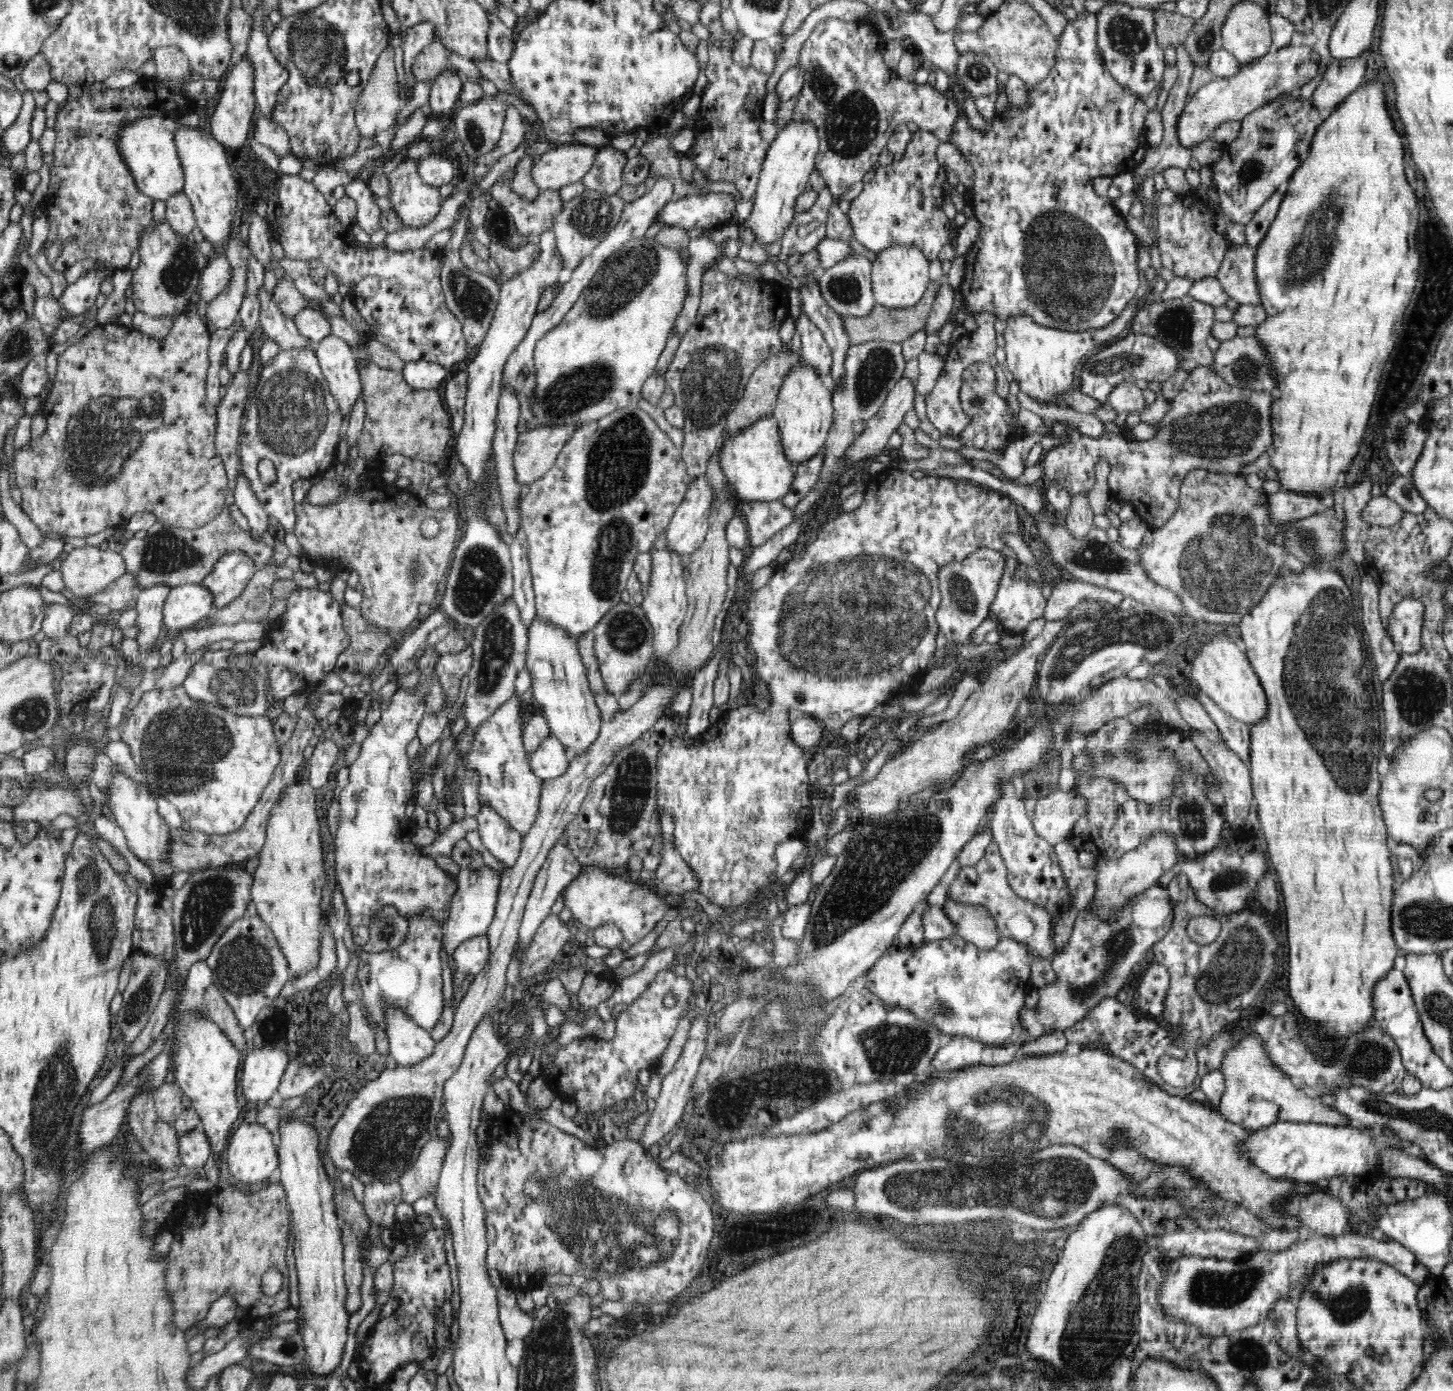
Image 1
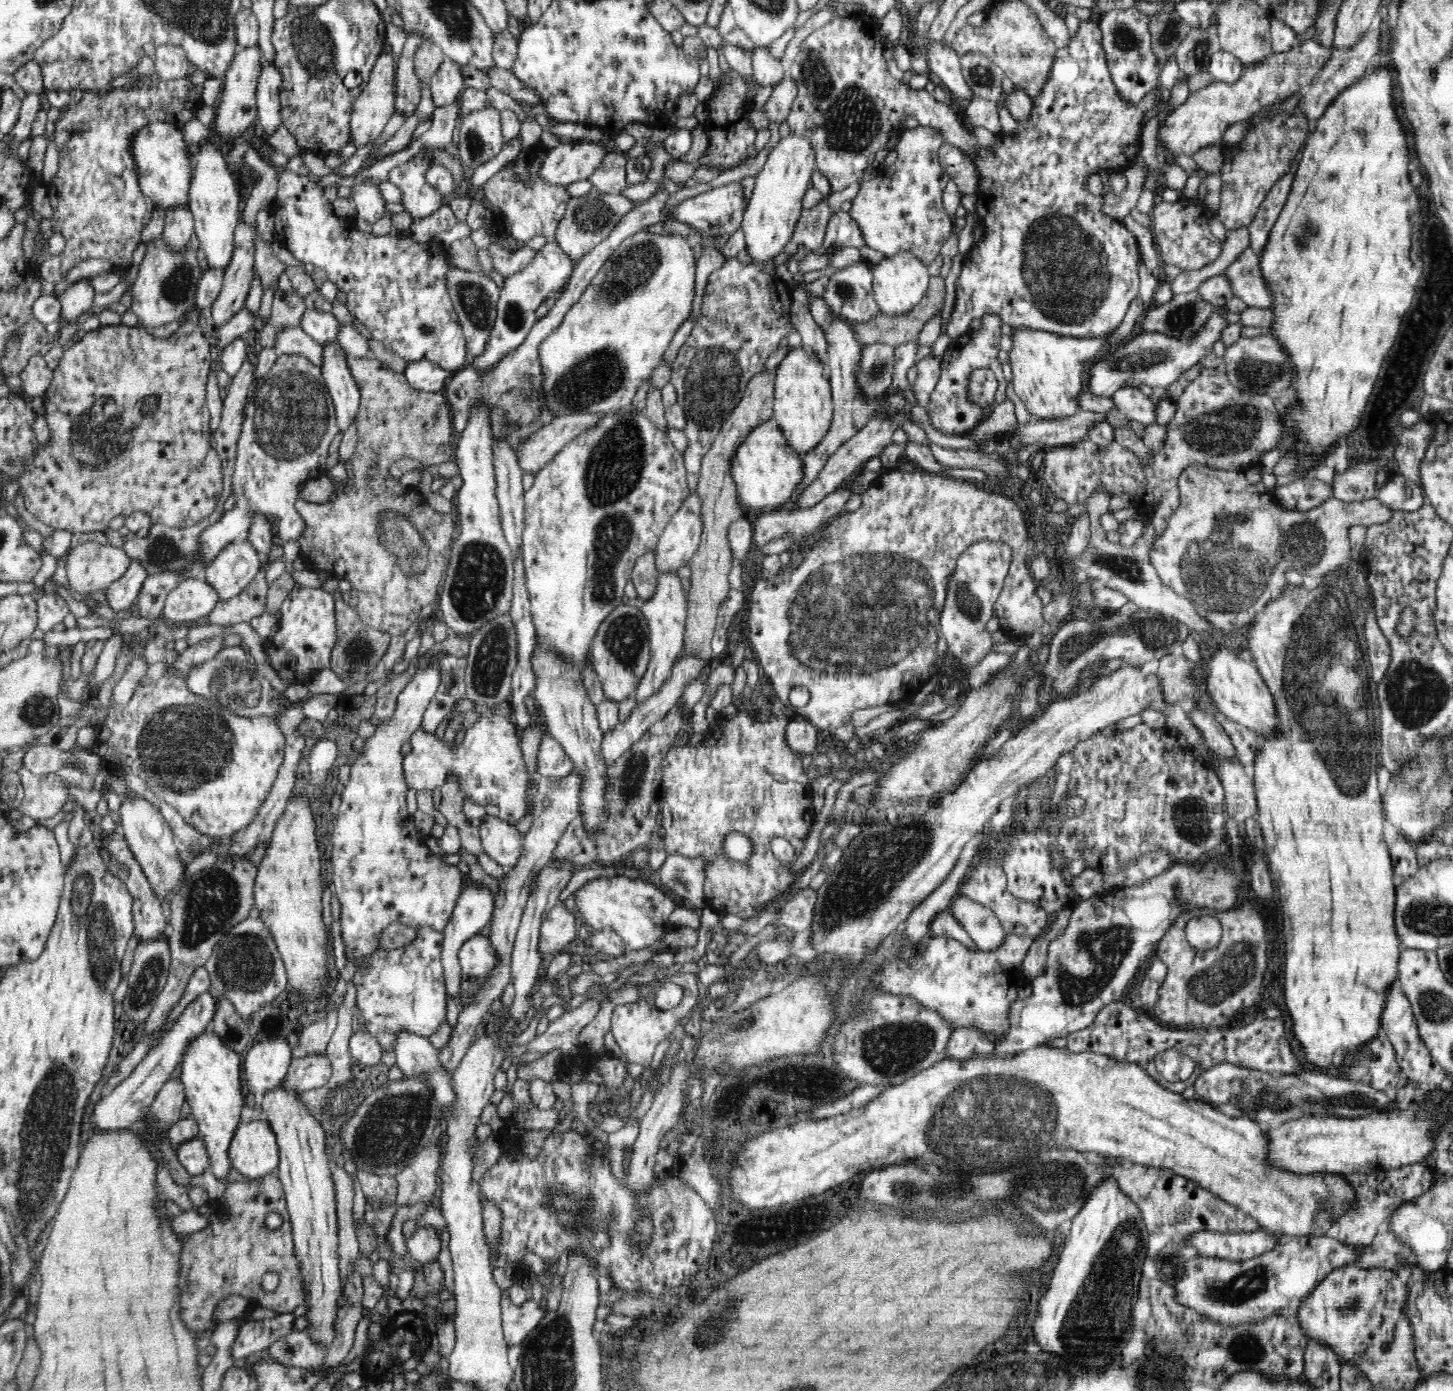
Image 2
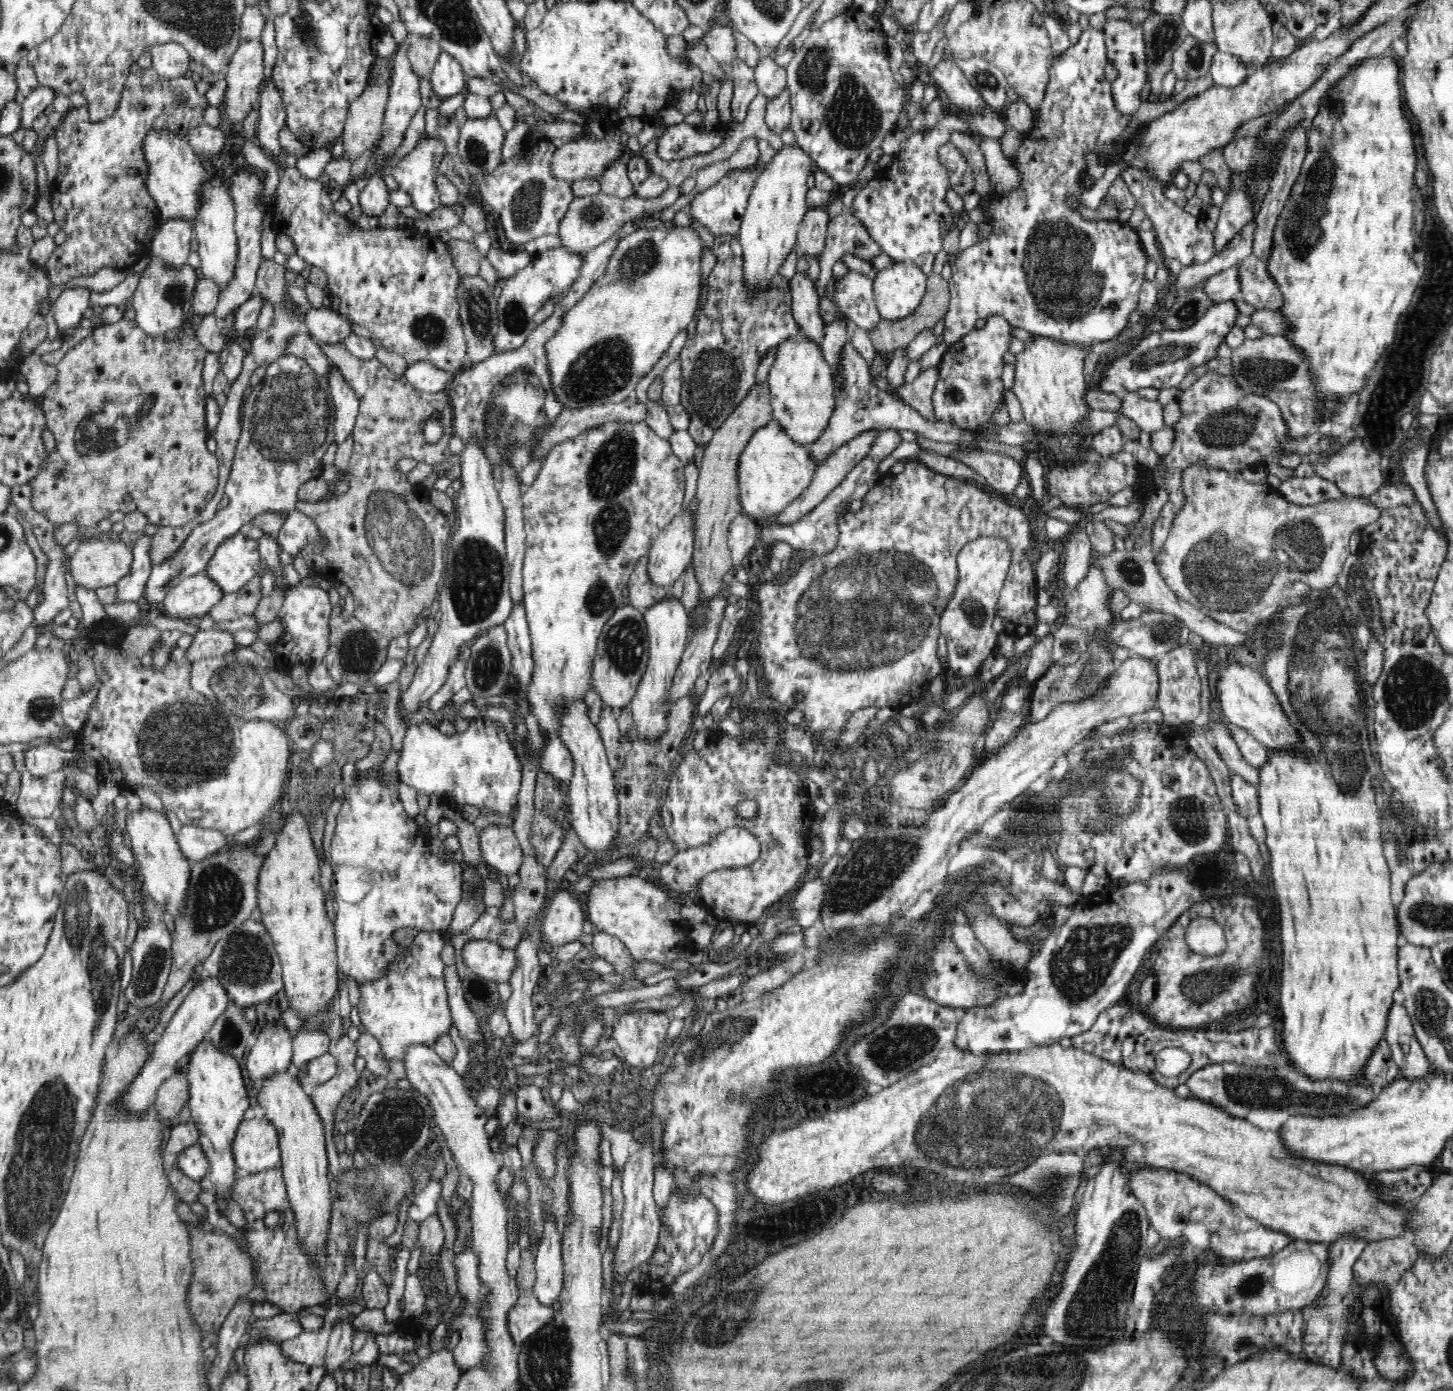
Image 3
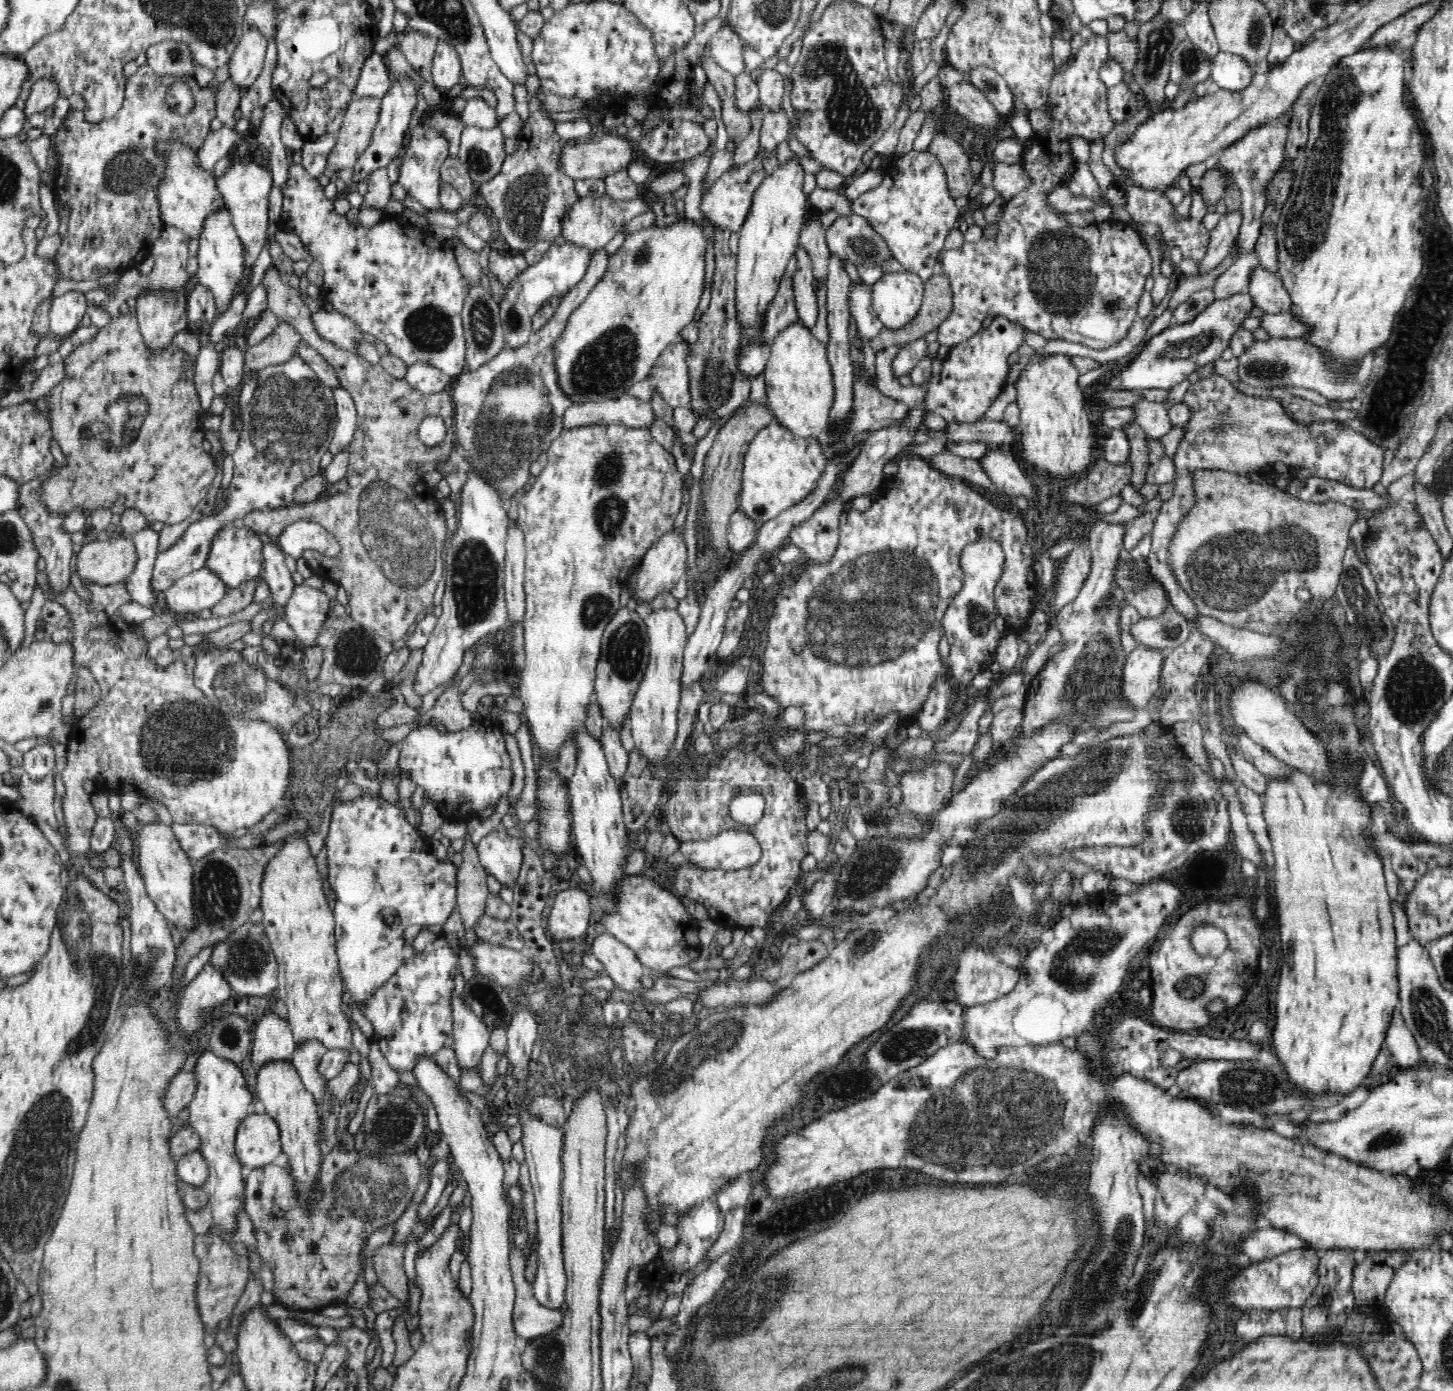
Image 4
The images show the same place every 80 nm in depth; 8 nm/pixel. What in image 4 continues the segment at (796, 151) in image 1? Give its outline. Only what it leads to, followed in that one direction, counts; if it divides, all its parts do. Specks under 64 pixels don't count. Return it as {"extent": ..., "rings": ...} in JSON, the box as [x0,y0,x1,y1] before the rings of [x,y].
{"extent":[736,162,809,378],"rings":[[[778,162],[776,170],[765,175],[756,188],[748,216],[738,230],[736,307],[737,317],[744,325],[744,333],[748,335],[748,344],[740,354],[740,369],[750,378],[763,372],[771,353],[770,345],[755,344],[755,336],[765,307],[772,302],[780,278],[786,273],[788,262],[797,251],[798,237],[805,222],[806,204],[809,203],[803,191],[804,177],[805,173],[798,163]]]}

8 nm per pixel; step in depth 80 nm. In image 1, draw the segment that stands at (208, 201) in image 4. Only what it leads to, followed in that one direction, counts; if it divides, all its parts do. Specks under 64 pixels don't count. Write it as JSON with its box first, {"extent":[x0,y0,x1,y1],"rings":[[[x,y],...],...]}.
{"extent":[114,117,184,201],"rings":[[[151,117],[121,123],[114,136],[116,148],[120,149],[122,161],[128,165],[128,172],[132,173],[139,191],[154,201],[168,200],[170,196],[184,188],[184,171],[180,166],[176,143],[173,141],[177,128],[175,118]]]}

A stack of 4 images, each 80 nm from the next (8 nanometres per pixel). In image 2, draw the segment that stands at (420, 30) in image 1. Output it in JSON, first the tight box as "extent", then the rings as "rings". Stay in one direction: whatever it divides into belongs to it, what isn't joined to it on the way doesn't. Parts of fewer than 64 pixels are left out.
{"extent":[395,33,424,118],"rings":[[[410,33],[407,35],[402,54],[398,58],[395,70],[395,109],[408,118],[418,108],[422,81],[416,76],[414,54],[424,42],[424,35]]]}

